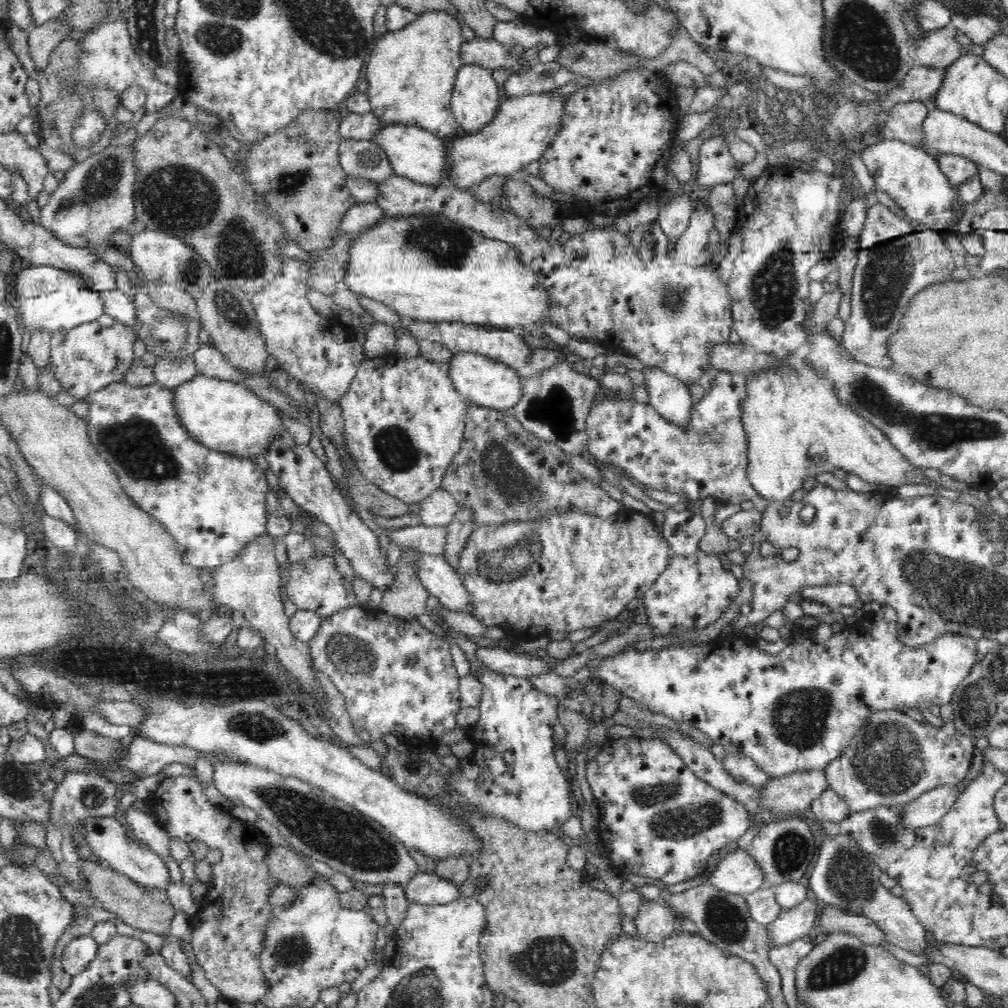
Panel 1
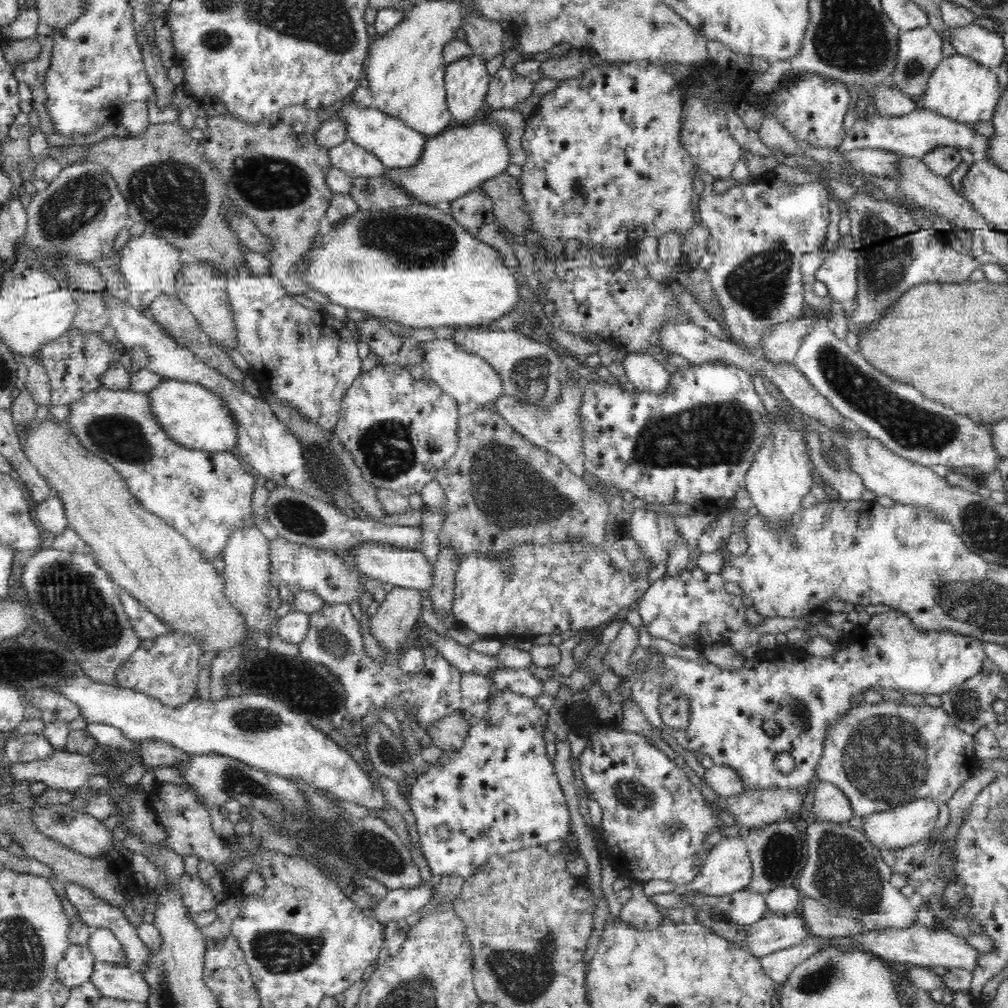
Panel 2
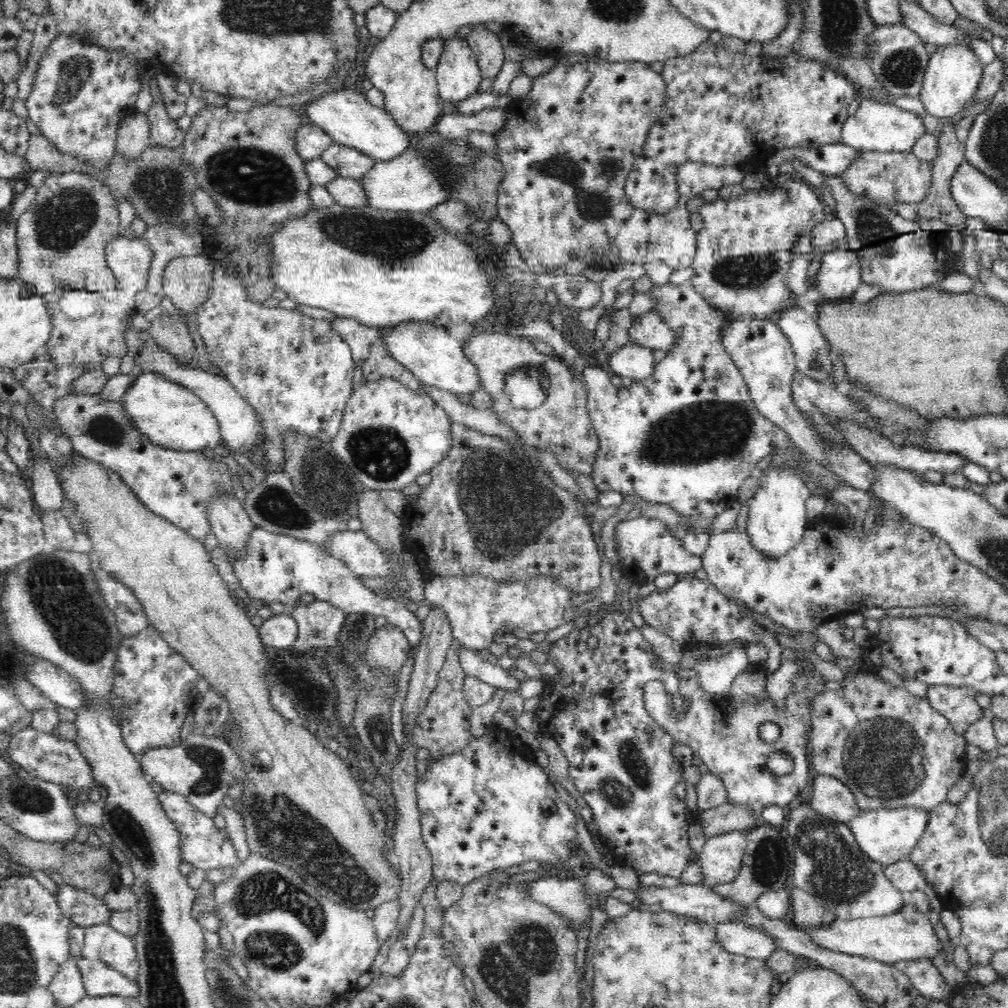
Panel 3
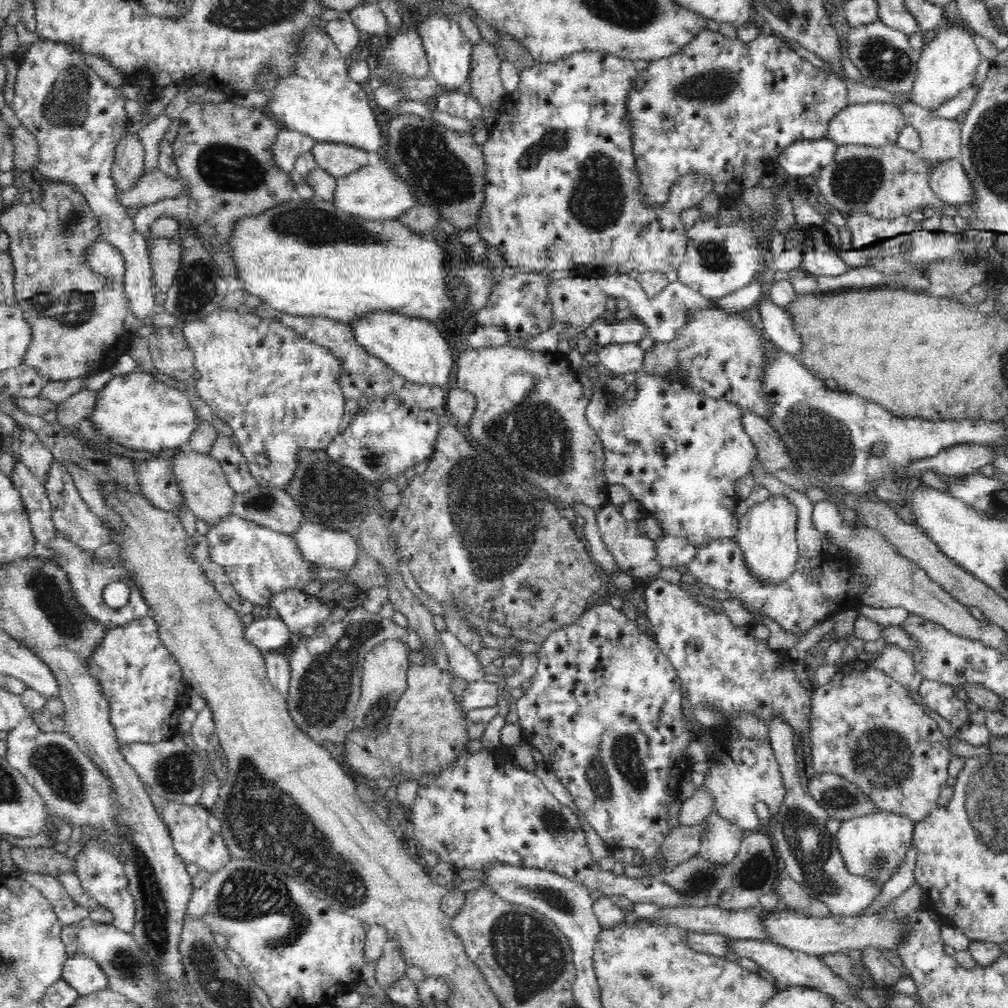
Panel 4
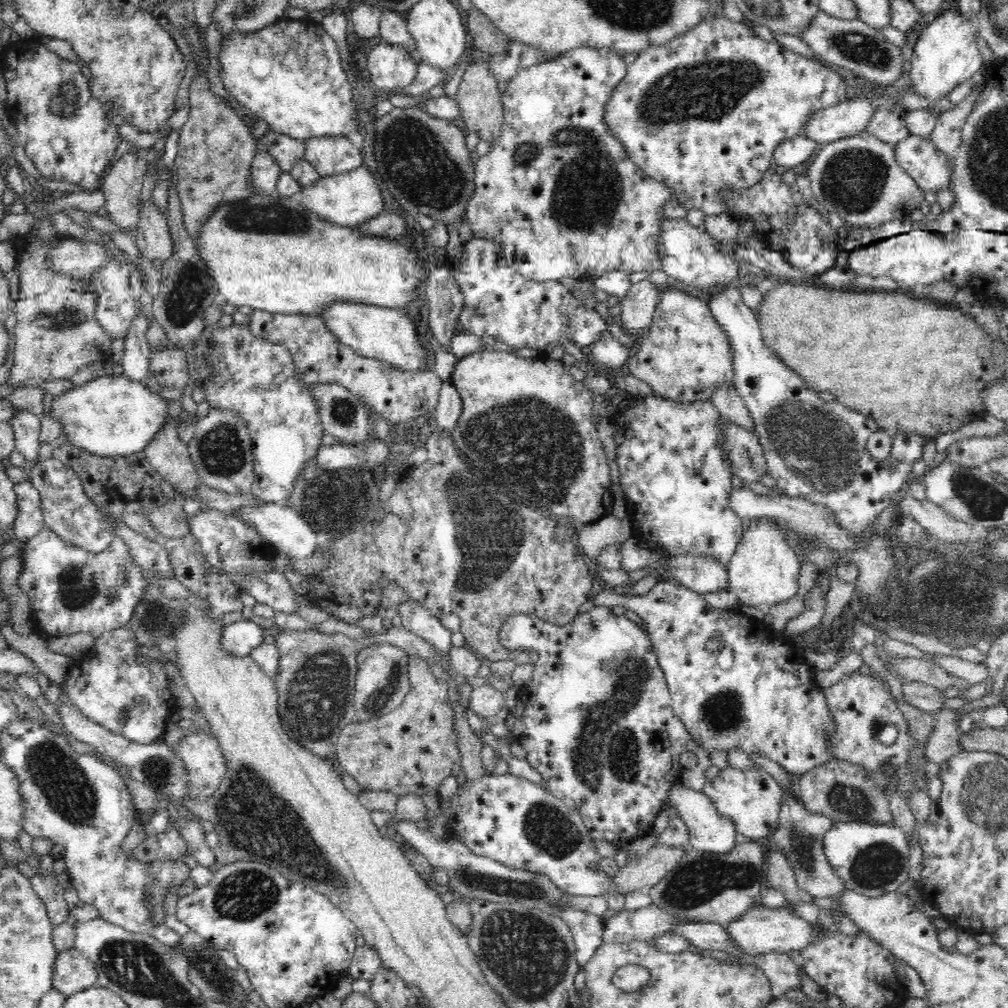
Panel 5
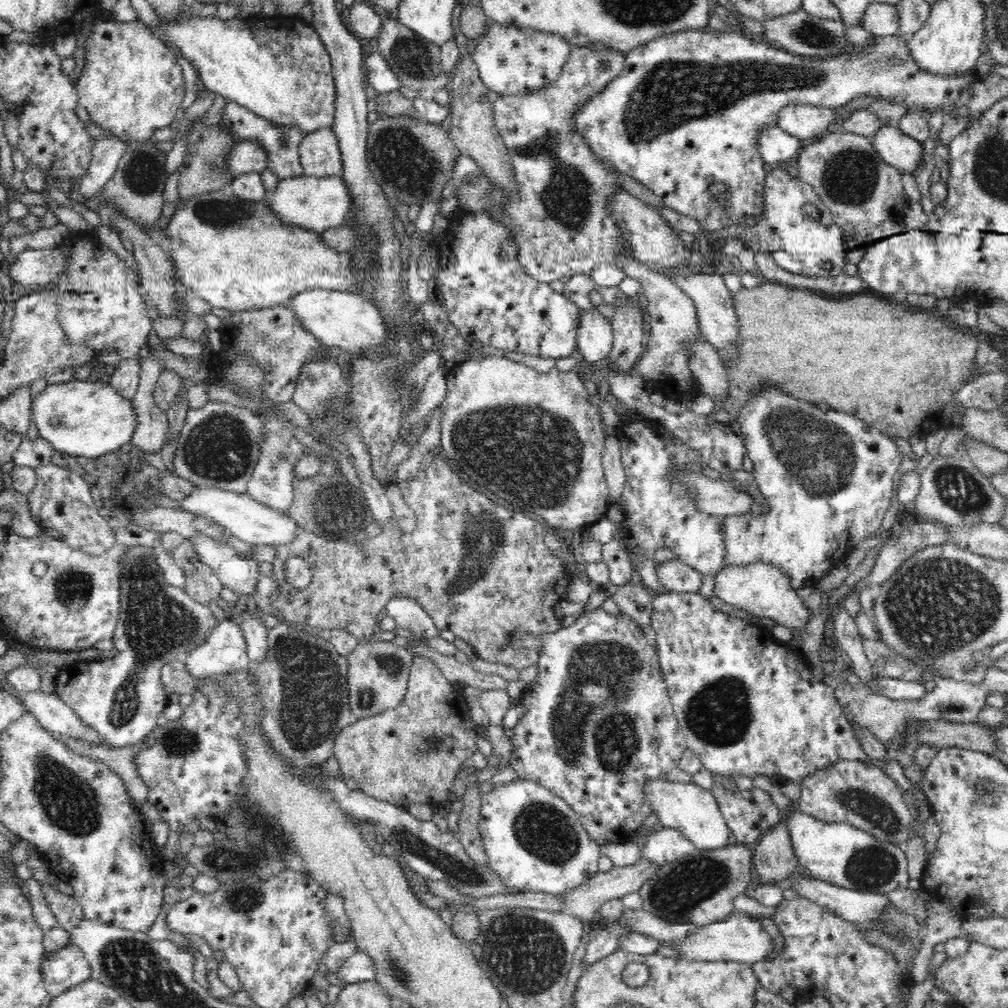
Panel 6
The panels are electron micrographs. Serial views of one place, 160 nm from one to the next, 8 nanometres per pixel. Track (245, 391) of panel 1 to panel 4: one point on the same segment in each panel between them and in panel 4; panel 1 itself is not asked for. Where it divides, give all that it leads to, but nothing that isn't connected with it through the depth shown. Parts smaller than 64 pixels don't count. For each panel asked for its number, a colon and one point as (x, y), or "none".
2: (198, 417)
3: (169, 414)
4: (142, 413)

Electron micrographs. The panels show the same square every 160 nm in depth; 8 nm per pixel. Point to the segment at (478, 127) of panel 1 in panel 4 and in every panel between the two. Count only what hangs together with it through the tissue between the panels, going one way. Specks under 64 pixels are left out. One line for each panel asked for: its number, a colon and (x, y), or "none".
2: (467, 81)
3: (458, 75)
4: (449, 52)

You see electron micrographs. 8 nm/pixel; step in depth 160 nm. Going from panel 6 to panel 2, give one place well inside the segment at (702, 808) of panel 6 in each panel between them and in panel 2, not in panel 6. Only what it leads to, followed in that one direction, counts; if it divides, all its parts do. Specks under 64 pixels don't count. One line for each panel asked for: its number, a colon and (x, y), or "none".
2: (728, 869)
3: (721, 861)
4: (722, 843)
5: (710, 832)

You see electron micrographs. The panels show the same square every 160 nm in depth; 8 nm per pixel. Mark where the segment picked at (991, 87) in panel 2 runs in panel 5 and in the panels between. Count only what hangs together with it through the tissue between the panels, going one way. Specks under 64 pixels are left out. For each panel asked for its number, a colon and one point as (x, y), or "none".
3: (954, 73)
4: (948, 64)
5: (946, 54)

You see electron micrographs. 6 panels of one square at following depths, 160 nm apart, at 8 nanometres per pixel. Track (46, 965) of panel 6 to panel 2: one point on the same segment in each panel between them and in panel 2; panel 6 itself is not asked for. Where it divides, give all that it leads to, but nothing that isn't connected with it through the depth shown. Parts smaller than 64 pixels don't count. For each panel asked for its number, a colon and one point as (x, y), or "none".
2: (127, 983)
3: (100, 981)
4: (84, 974)
5: (73, 973)

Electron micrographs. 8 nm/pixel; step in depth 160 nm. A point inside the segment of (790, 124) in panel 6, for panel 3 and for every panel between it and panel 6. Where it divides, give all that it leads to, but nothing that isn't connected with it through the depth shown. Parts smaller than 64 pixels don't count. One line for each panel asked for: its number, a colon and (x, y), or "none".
3: (885, 128)
4: (875, 124)
5: (852, 117)

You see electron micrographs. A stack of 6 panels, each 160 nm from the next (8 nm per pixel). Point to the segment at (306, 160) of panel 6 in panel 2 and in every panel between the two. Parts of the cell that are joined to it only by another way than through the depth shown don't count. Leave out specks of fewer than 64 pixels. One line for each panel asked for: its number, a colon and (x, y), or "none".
2: (353, 159)
3: (350, 163)
4: (338, 160)
5: (329, 155)

